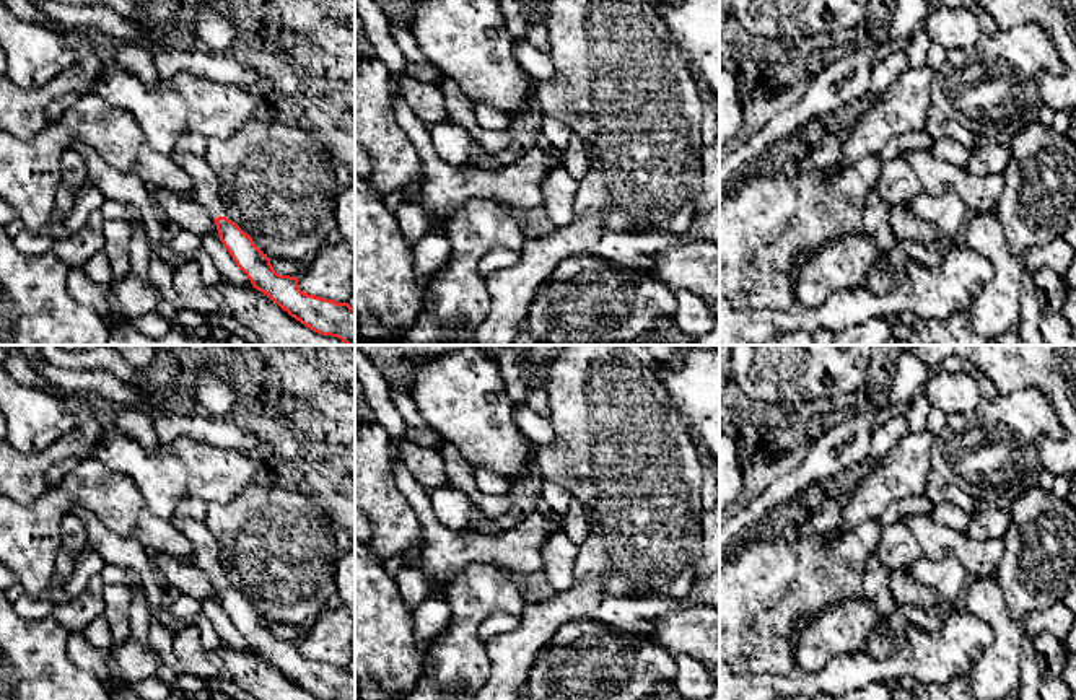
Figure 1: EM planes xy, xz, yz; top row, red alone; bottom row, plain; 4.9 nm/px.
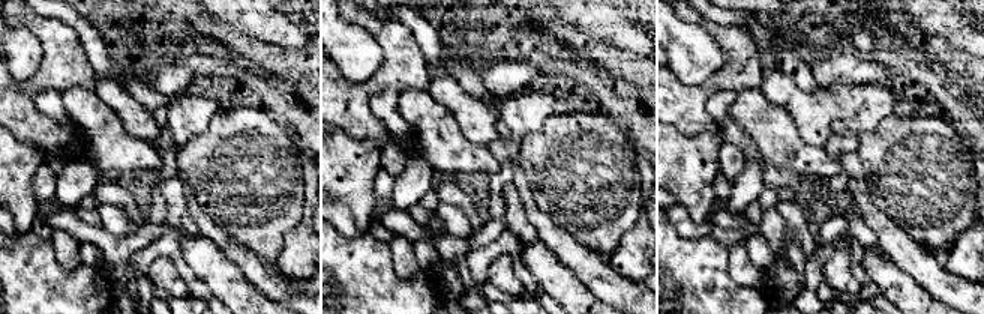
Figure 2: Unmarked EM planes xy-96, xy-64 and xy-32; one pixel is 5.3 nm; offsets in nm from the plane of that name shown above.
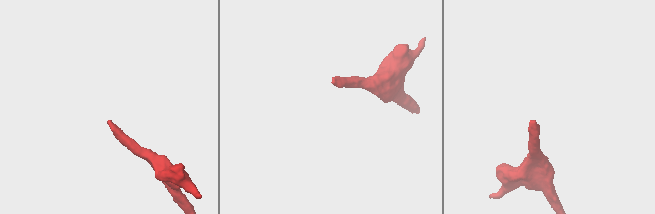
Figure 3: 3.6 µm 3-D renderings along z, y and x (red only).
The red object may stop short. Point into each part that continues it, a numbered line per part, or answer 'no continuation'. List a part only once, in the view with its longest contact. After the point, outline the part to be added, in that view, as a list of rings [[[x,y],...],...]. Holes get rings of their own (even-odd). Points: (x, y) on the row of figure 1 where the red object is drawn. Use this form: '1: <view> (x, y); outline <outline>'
1: xy (205, 184); outline [[[171,153],[173,160],[190,176],[195,200],[212,218],[226,217],[226,208],[218,194],[218,181],[203,158],[194,155]]]

